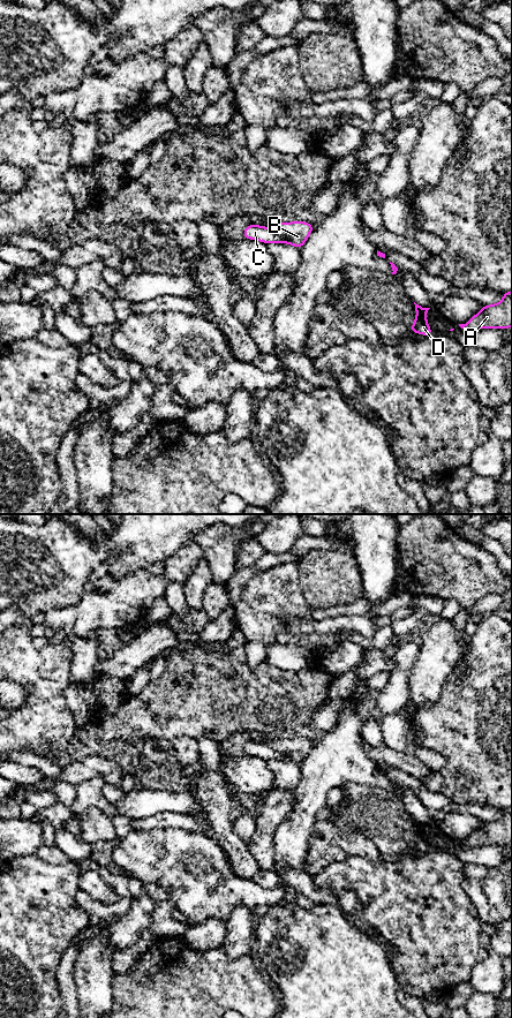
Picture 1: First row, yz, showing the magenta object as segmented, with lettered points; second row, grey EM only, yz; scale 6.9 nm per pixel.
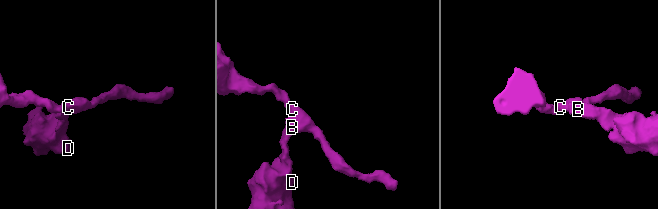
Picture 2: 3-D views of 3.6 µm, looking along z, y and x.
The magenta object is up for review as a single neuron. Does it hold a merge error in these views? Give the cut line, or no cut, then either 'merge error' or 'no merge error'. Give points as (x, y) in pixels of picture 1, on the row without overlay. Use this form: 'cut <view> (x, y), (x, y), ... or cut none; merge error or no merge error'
cut yz (270, 746), (284, 759); merge error

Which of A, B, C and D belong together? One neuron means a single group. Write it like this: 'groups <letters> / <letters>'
groups A B D / C

